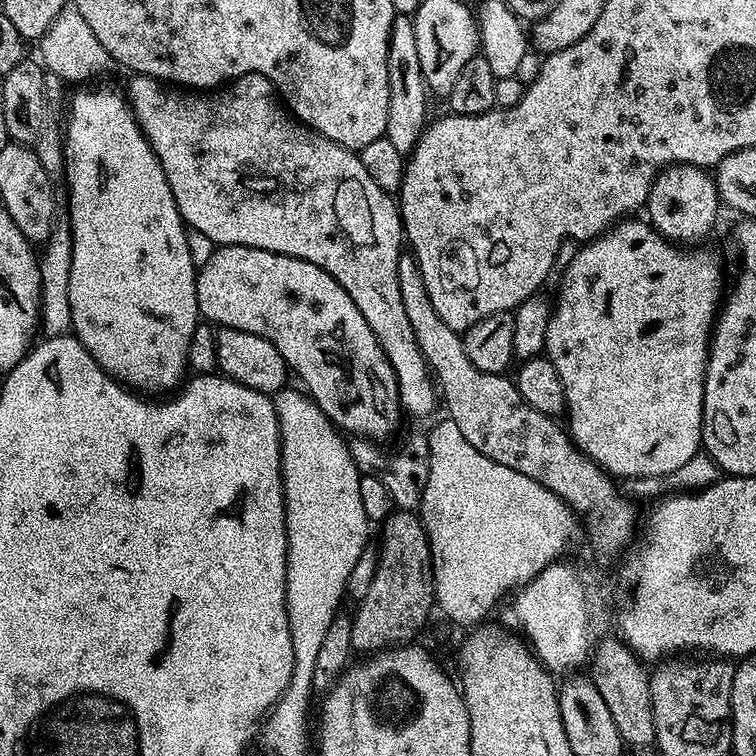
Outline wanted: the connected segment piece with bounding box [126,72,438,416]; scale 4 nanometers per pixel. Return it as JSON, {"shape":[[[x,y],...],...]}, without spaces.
{"shape":[[[246,74],[240,76],[215,90],[181,90],[176,86],[158,81],[153,76],[133,75],[132,81],[126,87],[128,104],[140,123],[140,129],[150,142],[158,162],[162,162],[162,170],[166,174],[166,182],[170,182],[170,190],[174,194],[174,202],[180,211],[180,217],[184,219],[185,225],[194,230],[202,230],[206,238],[212,240],[213,245],[223,246],[225,244],[237,244],[238,246],[250,246],[258,250],[270,250],[283,256],[297,256],[299,260],[310,262],[326,274],[330,274],[354,298],[354,306],[358,306],[360,316],[366,318],[370,330],[374,330],[374,338],[378,338],[378,346],[386,354],[390,366],[394,370],[394,378],[398,382],[398,394],[400,395],[400,407],[405,413],[412,416],[428,416],[435,408],[438,408],[438,385],[430,375],[430,369],[418,342],[414,338],[414,330],[410,326],[410,318],[406,318],[406,306],[402,306],[402,290],[398,290],[398,258],[402,254],[400,243],[405,243],[404,226],[400,219],[400,209],[397,201],[389,193],[383,192],[366,174],[366,166],[362,166],[359,155],[353,149],[343,148],[330,138],[318,134],[314,129],[300,123],[287,107],[282,103],[276,87],[270,83],[262,74]]]}

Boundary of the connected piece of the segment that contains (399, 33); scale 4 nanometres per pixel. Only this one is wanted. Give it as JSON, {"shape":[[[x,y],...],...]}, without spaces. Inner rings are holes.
{"shape":[[[398,14],[392,23],[390,42],[386,50],[386,78],[390,82],[390,106],[386,110],[384,134],[396,149],[408,154],[420,141],[420,135],[430,120],[430,89],[424,83],[422,62],[418,62],[418,46],[414,39],[414,26],[410,16]]]}

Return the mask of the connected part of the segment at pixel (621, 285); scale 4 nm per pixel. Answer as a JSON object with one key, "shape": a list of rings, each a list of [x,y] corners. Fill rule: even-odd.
{"shape":[[[625,218],[619,224],[613,224],[603,236],[597,236],[595,240],[585,243],[577,251],[574,262],[570,262],[570,266],[559,279],[560,293],[554,296],[550,326],[546,330],[546,348],[549,353],[560,352],[558,367],[564,387],[566,417],[568,416],[566,431],[573,444],[609,476],[624,476],[625,481],[665,476],[678,470],[678,466],[686,466],[686,462],[697,456],[702,448],[700,435],[704,425],[704,375],[708,365],[708,349],[712,343],[712,330],[726,292],[726,280],[724,284],[724,272],[720,269],[719,258],[714,253],[707,252],[704,246],[685,250],[673,244],[671,240],[661,236],[647,219]]]}

